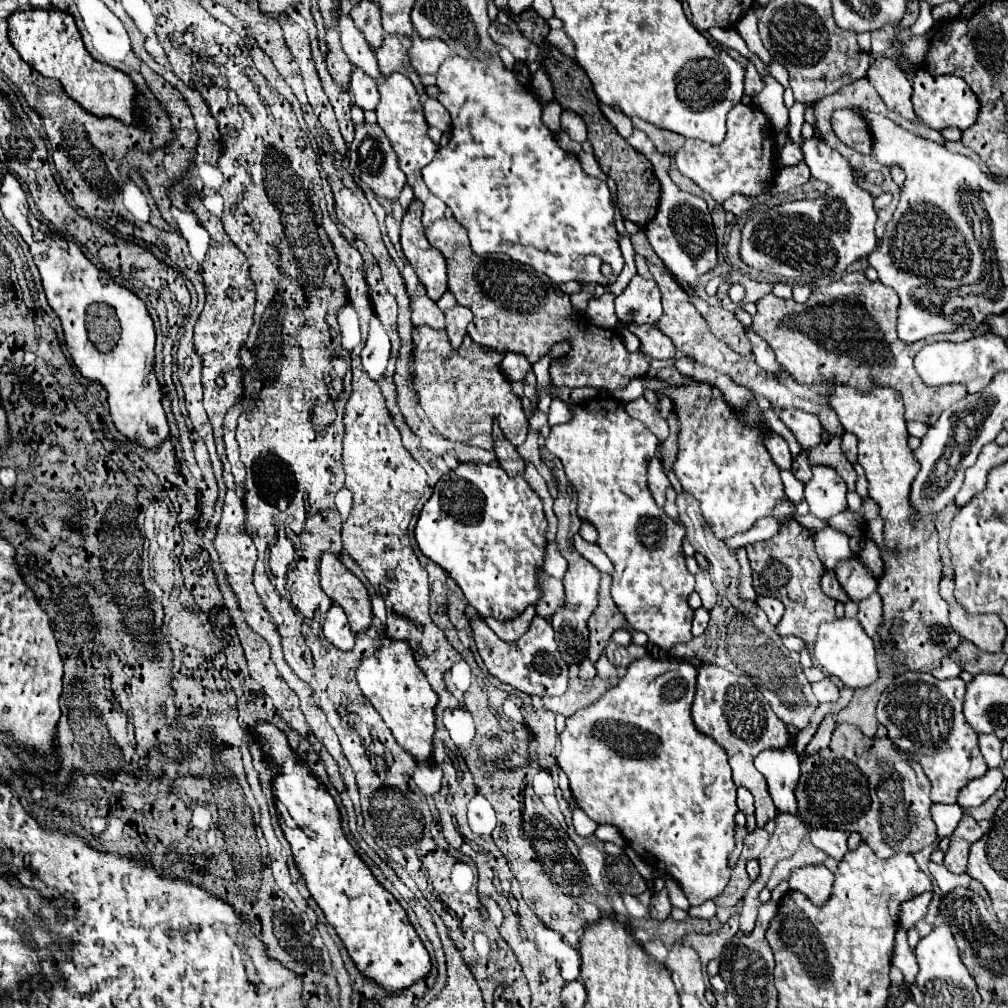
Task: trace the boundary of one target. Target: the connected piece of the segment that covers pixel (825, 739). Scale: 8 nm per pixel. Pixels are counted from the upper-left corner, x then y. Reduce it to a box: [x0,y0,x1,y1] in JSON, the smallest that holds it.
[802,715,834,761]

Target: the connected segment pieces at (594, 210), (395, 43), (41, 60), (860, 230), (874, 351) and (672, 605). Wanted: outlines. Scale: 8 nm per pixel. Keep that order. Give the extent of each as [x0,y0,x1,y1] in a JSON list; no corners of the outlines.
[[422,55,624,283],[376,37,424,95],[8,9,138,123],[740,101,878,285],[752,273,988,425],[546,397,694,649]]

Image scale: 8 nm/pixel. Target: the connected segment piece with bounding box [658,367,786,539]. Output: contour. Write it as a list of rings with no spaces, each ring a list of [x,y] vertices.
[[[674,367],[658,371],[658,377],[684,385],[684,387],[668,393],[668,397],[674,403],[678,421],[680,421],[680,437],[678,437],[680,451],[678,451],[676,463],[672,467],[678,481],[682,483],[684,491],[692,493],[700,501],[700,511],[702,511],[704,519],[708,521],[708,525],[712,527],[716,537],[728,539],[738,533],[746,533],[748,529],[752,529],[752,525],[758,519],[772,515],[776,503],[786,497],[784,485],[780,479],[780,469],[774,465],[774,461],[770,459],[768,451],[762,445],[762,435],[766,433],[766,429],[762,425],[744,423],[740,413],[732,411],[730,405],[724,401],[722,393],[710,383],[696,383],[696,381],[680,375]]]

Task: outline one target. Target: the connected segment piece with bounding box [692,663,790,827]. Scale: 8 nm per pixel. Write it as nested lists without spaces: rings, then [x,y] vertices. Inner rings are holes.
[[[702,663],[698,667],[698,681],[696,681],[696,697],[692,703],[692,719],[698,731],[710,735],[722,749],[728,753],[728,761],[732,767],[732,777],[738,787],[746,787],[754,795],[756,805],[756,823],[764,827],[770,819],[776,817],[774,803],[770,801],[770,793],[766,789],[766,779],[754,767],[754,757],[764,749],[786,747],[790,735],[784,721],[780,721],[766,699],[758,691],[748,677],[734,675],[718,665]]]

